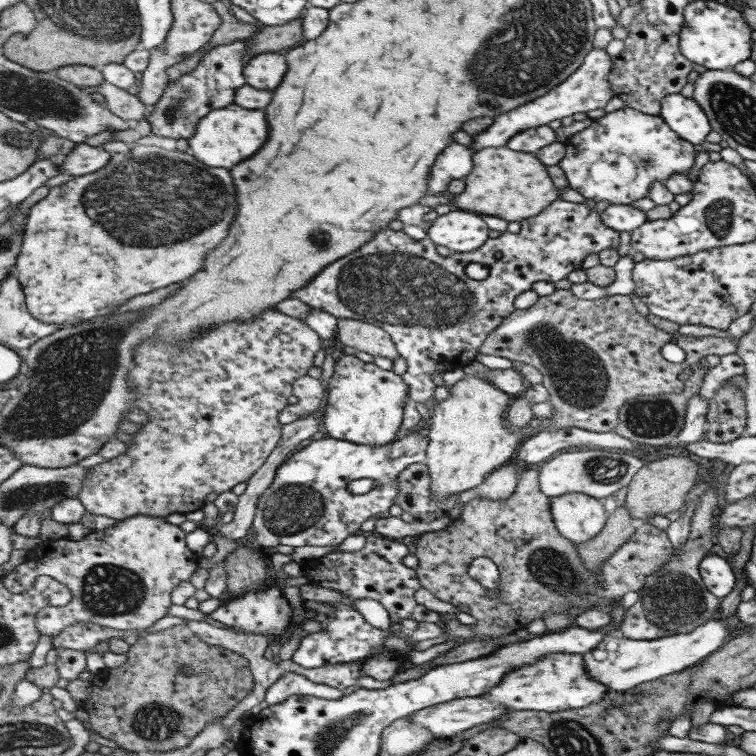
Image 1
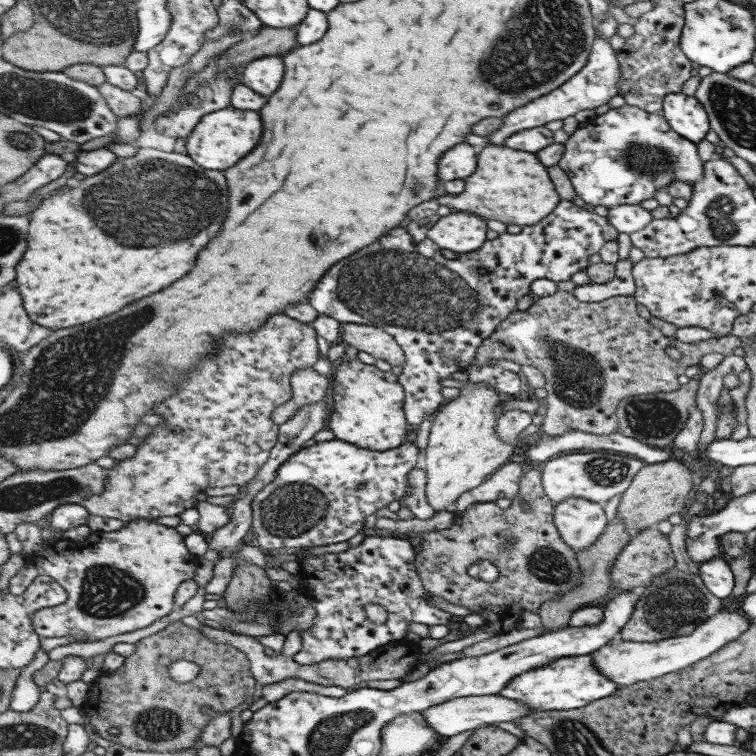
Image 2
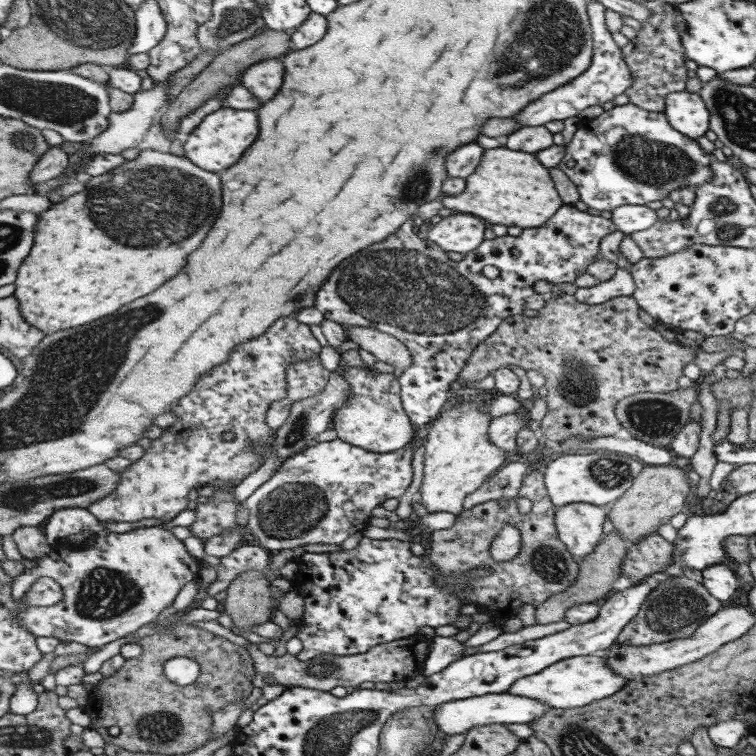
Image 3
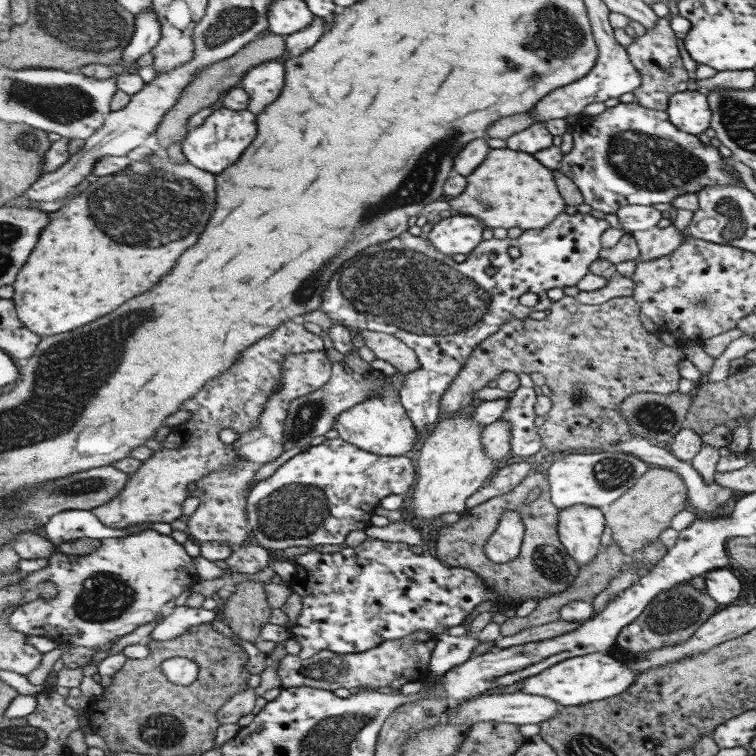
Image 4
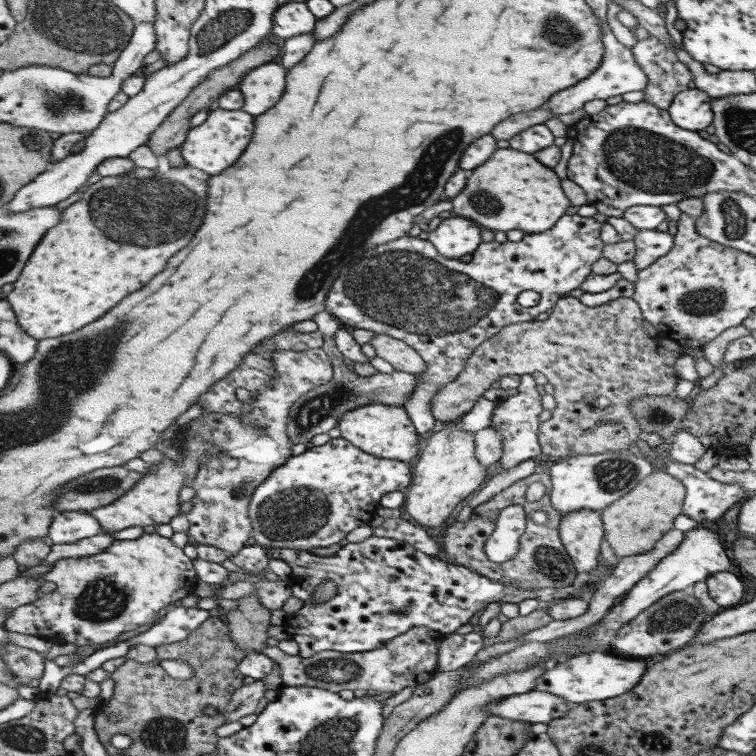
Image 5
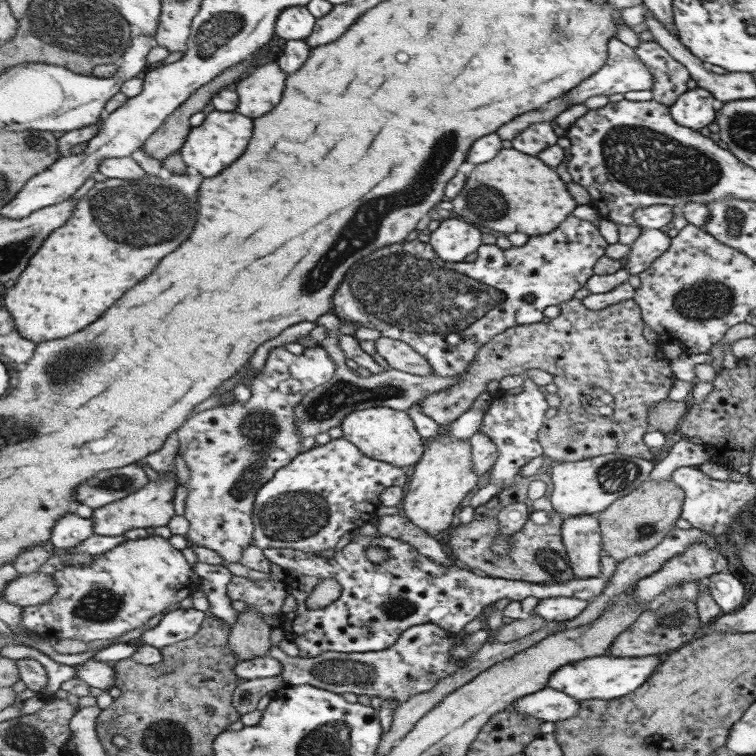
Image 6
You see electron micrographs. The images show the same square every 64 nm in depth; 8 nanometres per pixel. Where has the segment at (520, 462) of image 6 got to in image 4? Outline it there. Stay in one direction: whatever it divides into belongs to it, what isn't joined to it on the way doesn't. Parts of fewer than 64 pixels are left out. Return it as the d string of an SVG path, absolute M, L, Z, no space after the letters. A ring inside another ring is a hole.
M517 374L521 384L518 390L509 397L509 406L501 415L500 420L505 420L511 424L511 454L505 463L520 462L523 458L530 458L537 454L543 446L539 427L535 424L537 412L538 388L535 382L531 380L529 374Z

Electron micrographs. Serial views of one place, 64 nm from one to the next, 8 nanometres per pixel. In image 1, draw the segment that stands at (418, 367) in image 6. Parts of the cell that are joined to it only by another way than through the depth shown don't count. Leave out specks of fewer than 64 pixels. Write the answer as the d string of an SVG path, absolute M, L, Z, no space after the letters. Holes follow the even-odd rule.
M339 318L337 340L373 357L383 356L397 360L400 356L394 339L382 327L357 318Z

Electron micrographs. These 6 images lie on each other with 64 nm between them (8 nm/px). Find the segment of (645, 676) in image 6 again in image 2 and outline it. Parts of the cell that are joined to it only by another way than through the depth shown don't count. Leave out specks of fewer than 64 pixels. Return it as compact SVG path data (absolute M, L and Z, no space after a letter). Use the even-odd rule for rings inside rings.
M568 655L559 660L551 660L543 668L515 676L497 695L523 701L534 710L571 710L610 697L616 688L615 681L595 665L591 655Z

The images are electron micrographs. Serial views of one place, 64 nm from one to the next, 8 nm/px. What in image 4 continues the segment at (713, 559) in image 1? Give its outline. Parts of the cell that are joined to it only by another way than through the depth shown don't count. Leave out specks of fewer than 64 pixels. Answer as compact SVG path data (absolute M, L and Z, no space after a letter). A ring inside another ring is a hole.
M729 568L711 570L703 576L705 592L721 607L733 605L733 600L739 596L741 584Z

